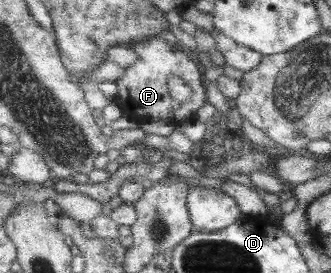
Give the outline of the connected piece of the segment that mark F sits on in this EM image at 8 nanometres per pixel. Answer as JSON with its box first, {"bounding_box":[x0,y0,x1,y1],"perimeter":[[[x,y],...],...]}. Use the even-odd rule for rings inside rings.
{"bounding_box":[113,36,208,129],"perimeter":[[[159,36],[141,39],[129,45],[129,48],[133,49],[139,58],[125,68],[125,75],[121,79],[115,81],[118,90],[113,100],[123,109],[125,117],[137,124],[162,119],[176,129],[197,120],[198,111],[208,101],[208,93],[207,87],[203,85],[203,69],[197,65],[192,53]],[[175,75],[182,77],[193,88],[195,95],[189,103],[179,103],[172,98],[168,83]]]}

